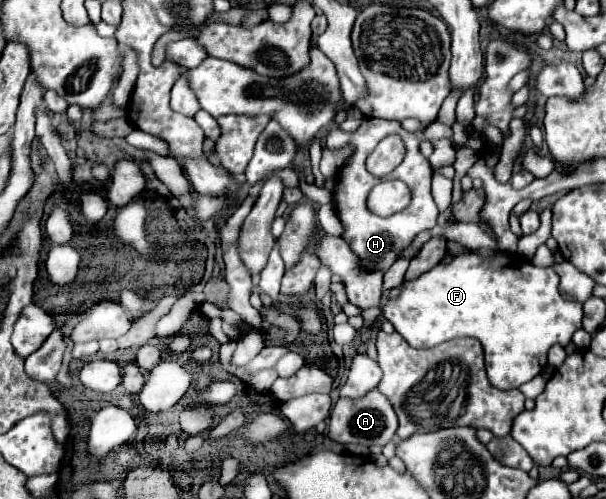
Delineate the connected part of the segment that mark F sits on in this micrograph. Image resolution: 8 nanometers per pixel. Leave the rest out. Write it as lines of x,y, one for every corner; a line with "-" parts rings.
499,252
495,254
495,258
479,258
477,254
465,256
467,258
457,256
449,266
439,264
429,272
421,274
417,280
407,282
401,296
397,300
389,300
383,306
383,316
413,348
431,348
457,336
477,338
485,352
489,382
501,390
519,388
545,368
547,350
553,344
567,346
571,342
573,332
581,328
583,306
579,302
561,298
557,290
559,276
553,268
537,268
529,264
529,260
523,260
519,254

